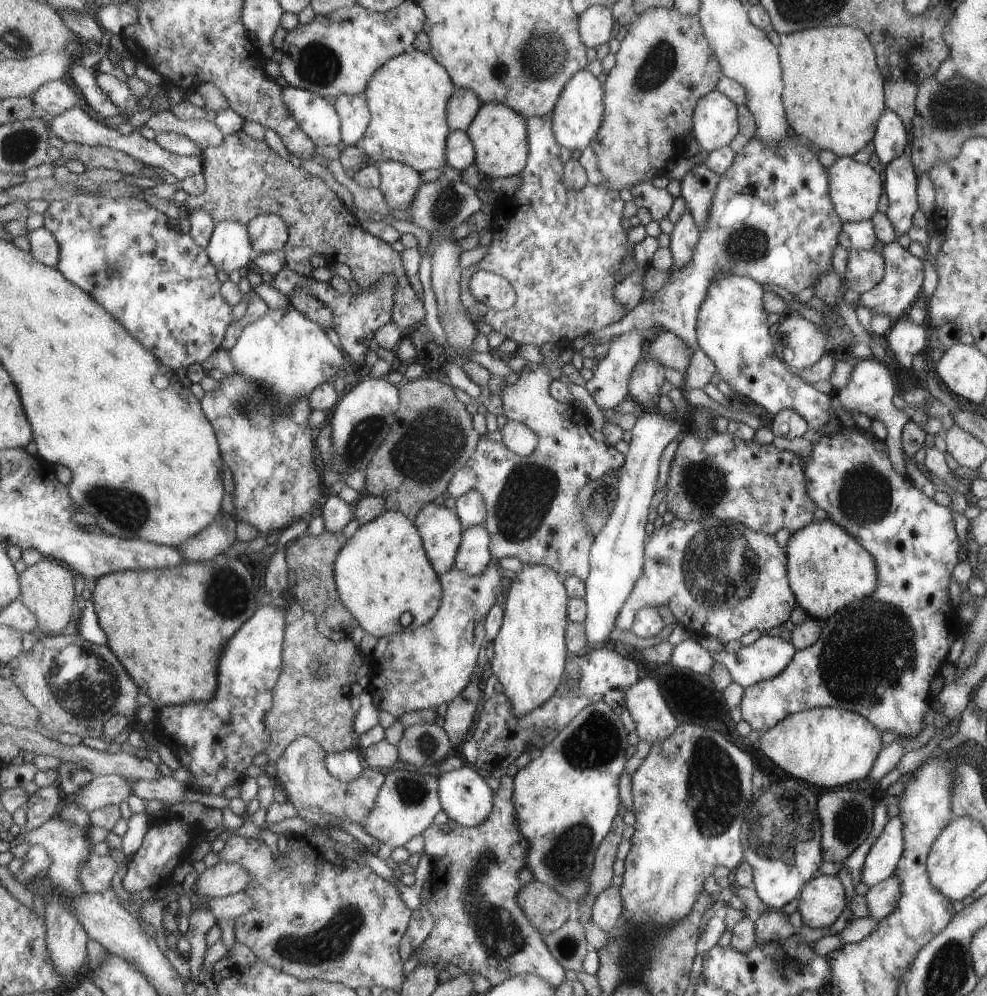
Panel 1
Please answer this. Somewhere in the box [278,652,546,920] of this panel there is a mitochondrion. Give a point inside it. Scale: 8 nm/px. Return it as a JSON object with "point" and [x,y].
{"point":[411,790]}

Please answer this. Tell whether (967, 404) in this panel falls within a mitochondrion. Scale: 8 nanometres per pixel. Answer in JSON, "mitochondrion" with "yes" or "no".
{"mitochondrion":"no"}

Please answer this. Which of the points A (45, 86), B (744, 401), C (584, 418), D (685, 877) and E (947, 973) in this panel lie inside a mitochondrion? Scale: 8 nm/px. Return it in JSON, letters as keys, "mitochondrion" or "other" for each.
{"A":"other","B":"other","C":"other","D":"other","E":"mitochondrion"}

